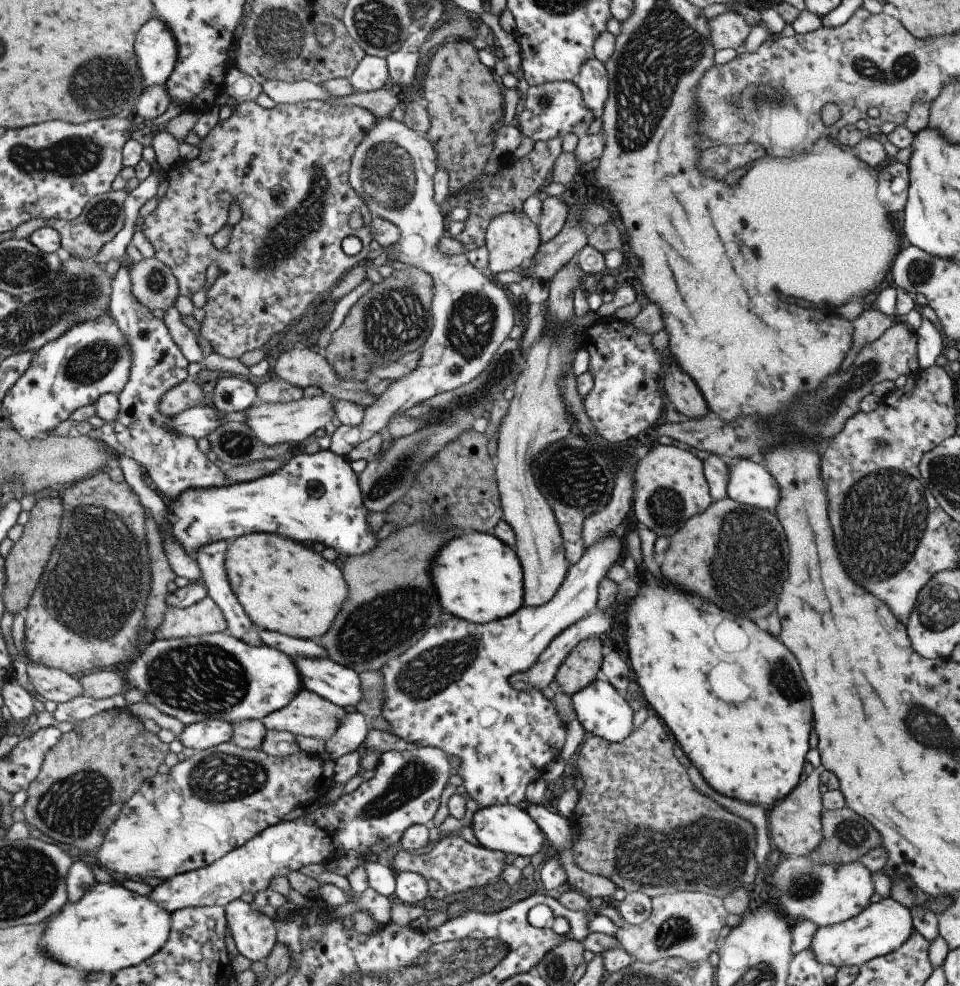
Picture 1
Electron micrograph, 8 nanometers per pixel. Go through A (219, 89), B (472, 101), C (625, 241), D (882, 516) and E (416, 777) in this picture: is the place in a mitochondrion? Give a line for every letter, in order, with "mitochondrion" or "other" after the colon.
A: other
B: other
C: other
D: mitochondrion
E: mitochondrion

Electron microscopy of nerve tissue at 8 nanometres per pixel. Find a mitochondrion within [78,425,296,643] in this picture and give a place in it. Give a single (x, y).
(235, 444)

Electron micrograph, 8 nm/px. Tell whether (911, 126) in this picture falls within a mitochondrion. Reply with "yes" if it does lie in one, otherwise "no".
no

